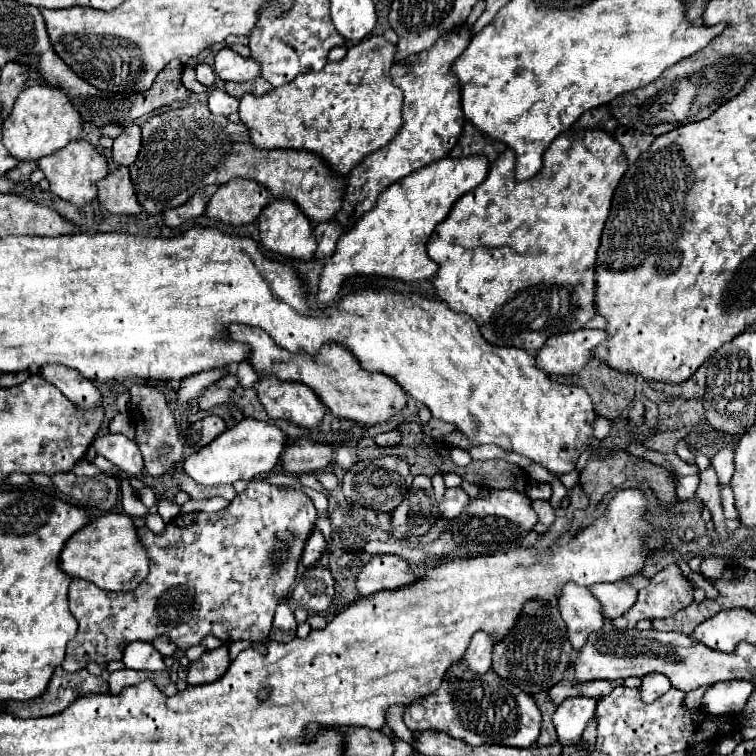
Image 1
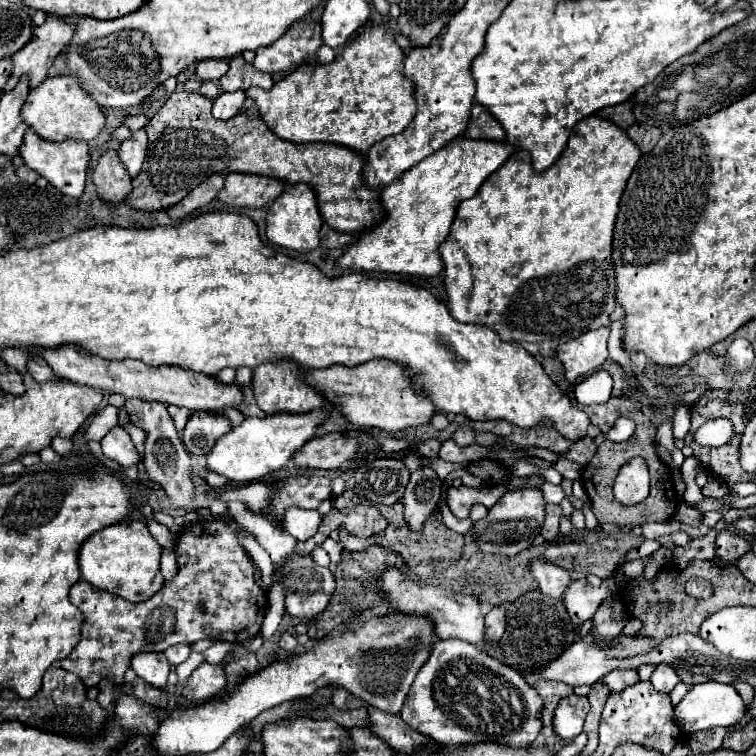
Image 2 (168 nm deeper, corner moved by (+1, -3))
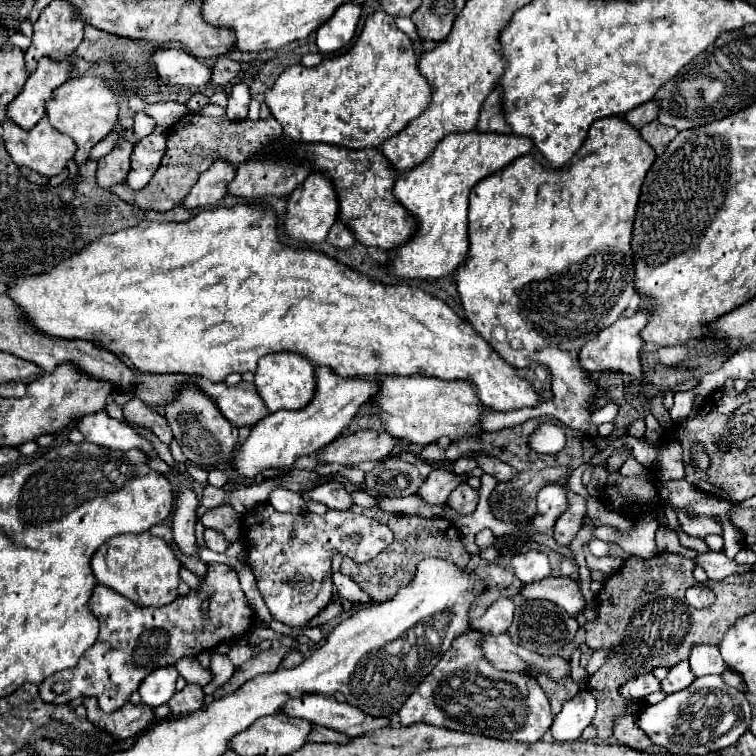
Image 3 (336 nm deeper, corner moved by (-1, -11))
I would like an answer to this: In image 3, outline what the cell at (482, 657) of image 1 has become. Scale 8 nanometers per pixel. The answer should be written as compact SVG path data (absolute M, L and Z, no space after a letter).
M500 598L496 600L482 618L472 620L472 628L476 630L488 630L490 634L498 636L502 632L508 632L510 624L512 624L512 616L514 616L514 600L512 598Z

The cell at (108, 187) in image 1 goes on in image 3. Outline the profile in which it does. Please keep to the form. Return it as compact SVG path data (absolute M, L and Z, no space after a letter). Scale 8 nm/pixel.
M124 138L114 146L114 150L110 154L106 154L98 160L96 180L102 188L110 188L110 186L126 180L126 174L130 170L132 148L134 148L134 142Z

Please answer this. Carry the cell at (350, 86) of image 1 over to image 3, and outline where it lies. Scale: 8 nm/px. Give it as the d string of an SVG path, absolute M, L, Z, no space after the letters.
M376 10L366 18L364 30L350 52L324 58L314 68L302 64L288 66L266 92L264 102L272 116L282 124L284 134L294 142L324 142L362 150L378 148L384 140L400 132L412 118L418 118L430 104L430 84L418 70L418 52L408 34L396 28L394 18L388 12Z

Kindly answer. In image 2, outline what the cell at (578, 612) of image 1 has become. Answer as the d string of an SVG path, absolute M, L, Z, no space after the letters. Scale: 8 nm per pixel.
M538 558L532 562L532 574L538 580L540 592L544 592L546 596L552 596L554 600L564 600L562 598L564 588L568 588L568 584L572 582L572 574L568 570Z

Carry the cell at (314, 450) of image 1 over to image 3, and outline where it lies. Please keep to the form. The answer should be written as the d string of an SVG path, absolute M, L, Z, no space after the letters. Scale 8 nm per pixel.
M360 430L350 436L340 436L318 452L318 460L328 464L360 464L364 460L384 460L400 440L386 430Z

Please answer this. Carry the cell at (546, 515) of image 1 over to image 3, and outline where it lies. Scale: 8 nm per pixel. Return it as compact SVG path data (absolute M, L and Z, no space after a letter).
M568 490L568 510L556 520L554 540L558 544L570 544L576 538L576 534L580 532L586 516L588 516L586 514L586 500Z

